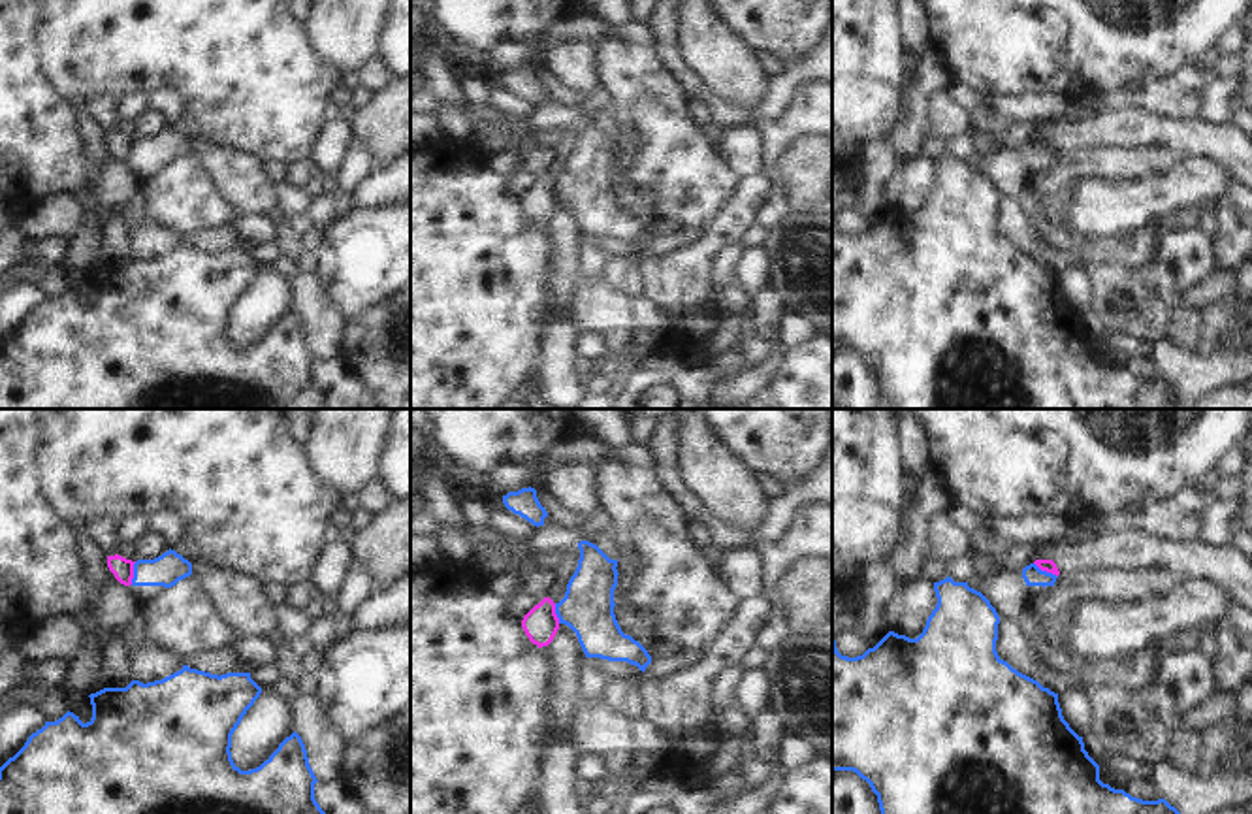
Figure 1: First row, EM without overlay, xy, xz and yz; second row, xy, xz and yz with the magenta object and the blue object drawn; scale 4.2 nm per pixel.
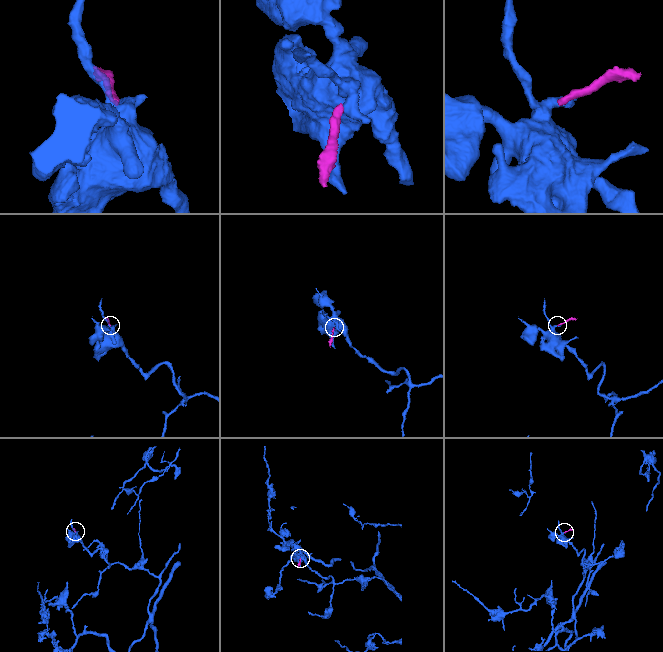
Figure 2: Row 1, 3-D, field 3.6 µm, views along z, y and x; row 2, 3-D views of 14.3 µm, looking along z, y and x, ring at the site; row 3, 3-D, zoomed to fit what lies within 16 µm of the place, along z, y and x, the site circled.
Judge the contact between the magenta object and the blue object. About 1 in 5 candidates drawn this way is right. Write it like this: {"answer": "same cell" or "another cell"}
{"answer": "another cell"}

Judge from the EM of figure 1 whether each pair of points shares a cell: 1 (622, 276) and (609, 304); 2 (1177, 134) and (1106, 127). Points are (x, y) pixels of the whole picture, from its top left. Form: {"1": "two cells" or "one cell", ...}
{"1": "two cells", "2": "one cell"}

